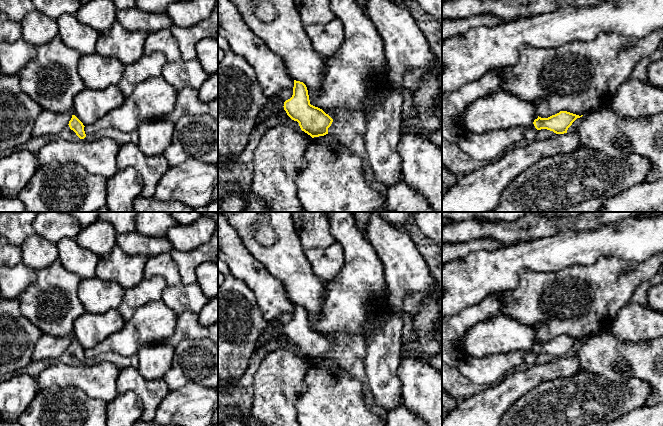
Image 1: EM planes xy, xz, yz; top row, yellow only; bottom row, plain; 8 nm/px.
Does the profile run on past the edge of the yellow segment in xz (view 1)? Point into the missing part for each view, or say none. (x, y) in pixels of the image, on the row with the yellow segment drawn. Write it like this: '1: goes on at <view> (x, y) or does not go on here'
1: does not go on here

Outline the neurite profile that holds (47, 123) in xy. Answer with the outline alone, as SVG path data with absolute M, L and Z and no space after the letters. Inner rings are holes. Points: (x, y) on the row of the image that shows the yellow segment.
M43 110L34 122L32 136L39 137L43 135L62 135L71 118L72 115L70 114Z

